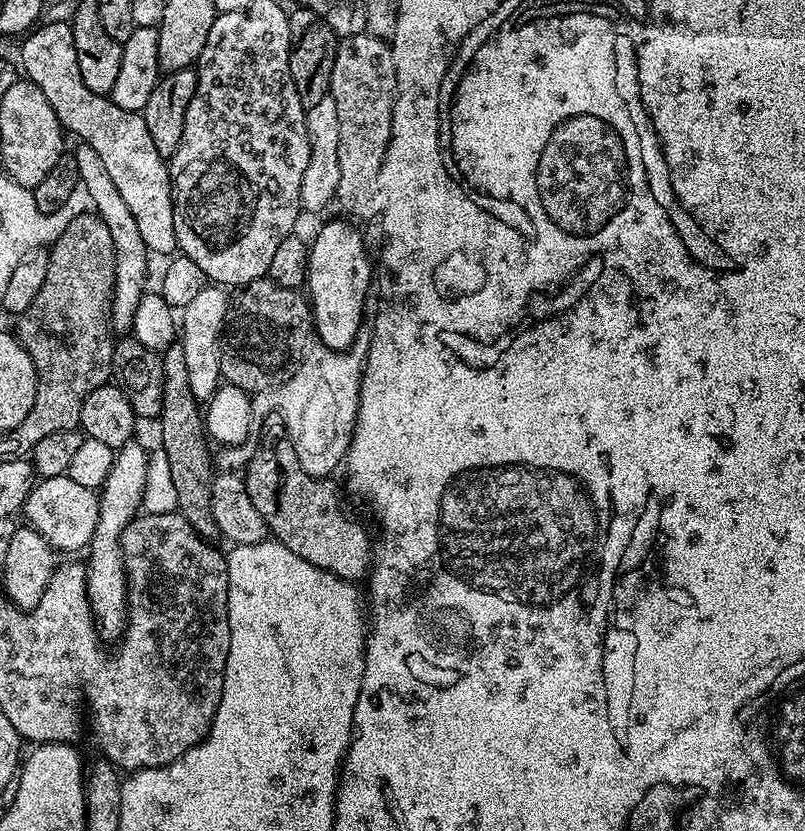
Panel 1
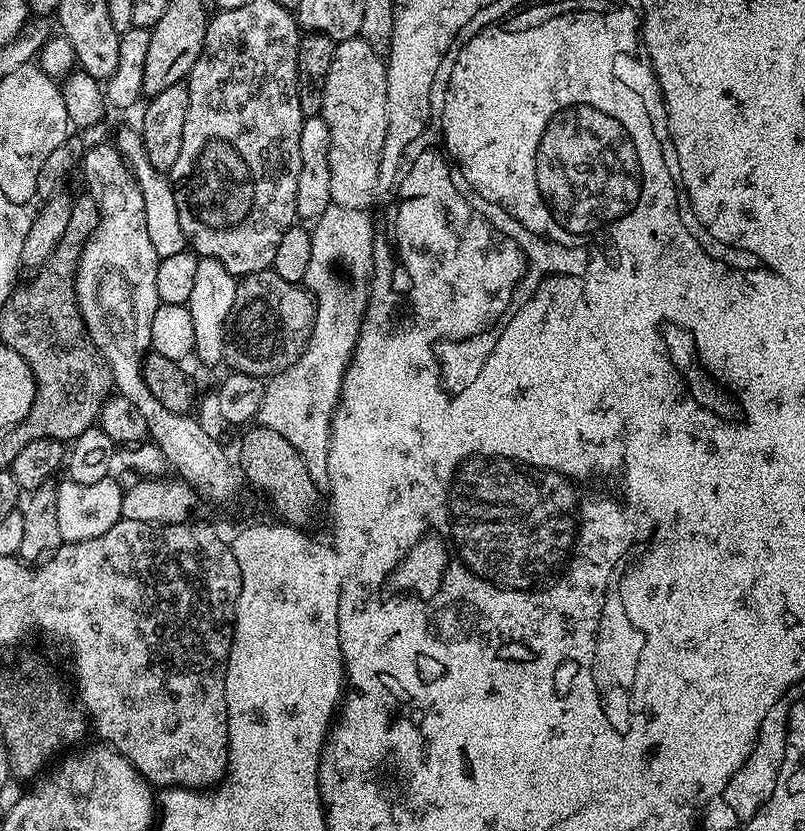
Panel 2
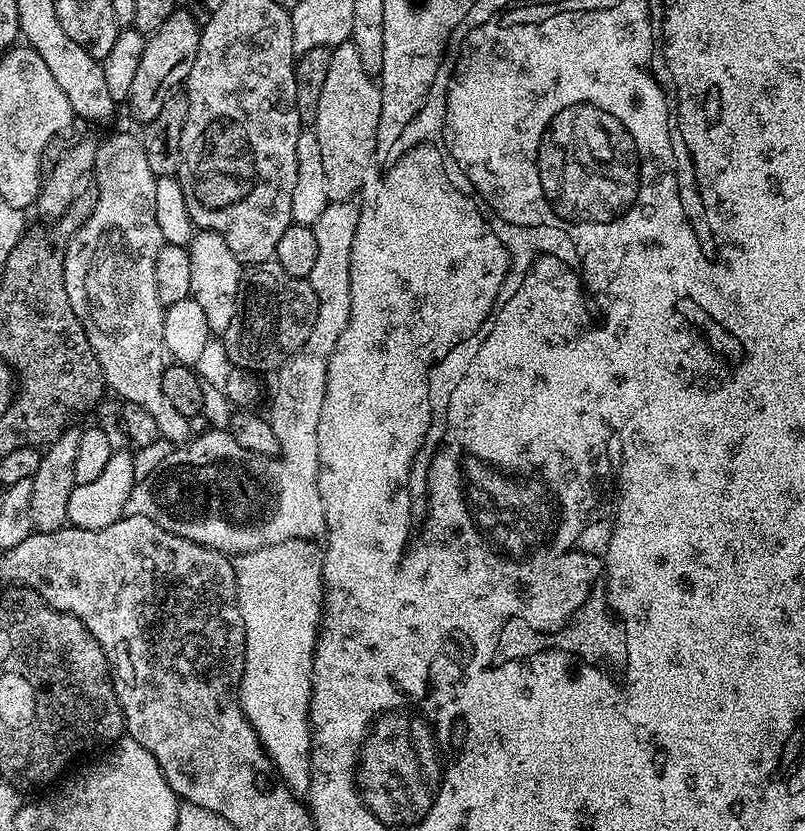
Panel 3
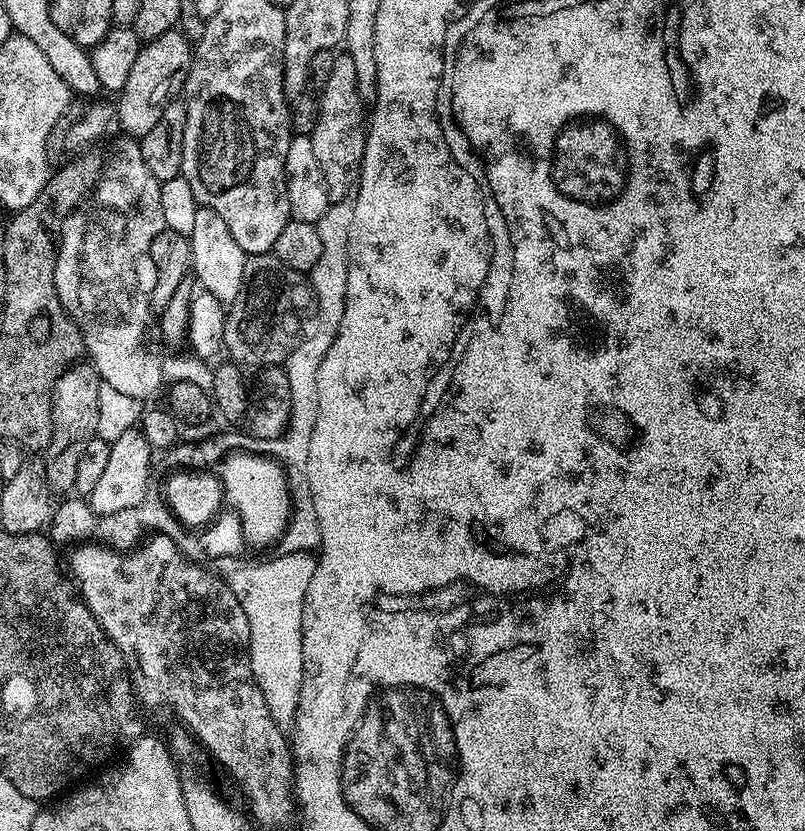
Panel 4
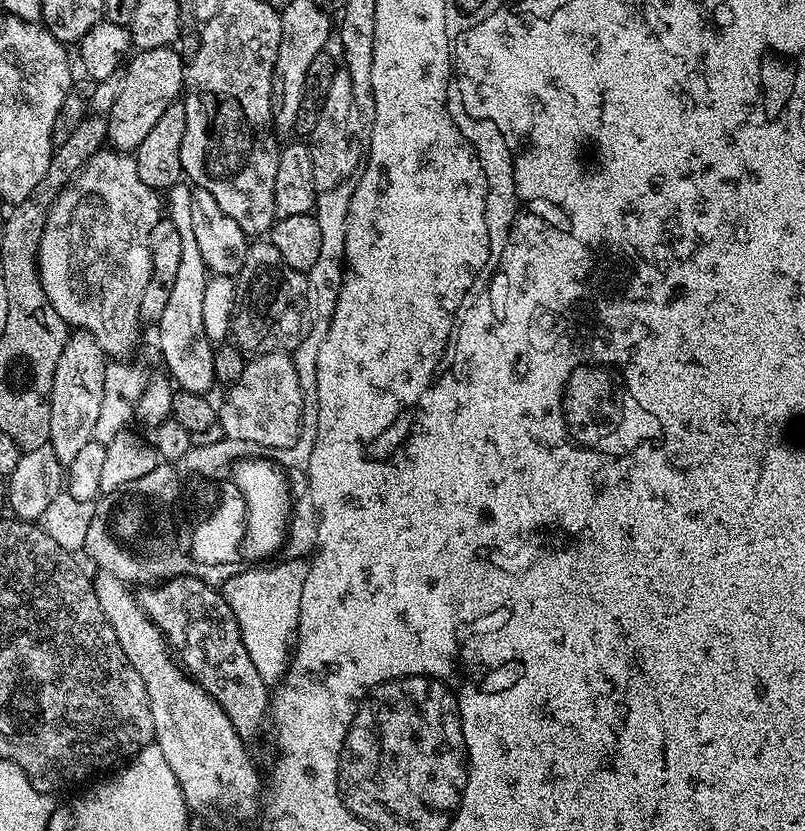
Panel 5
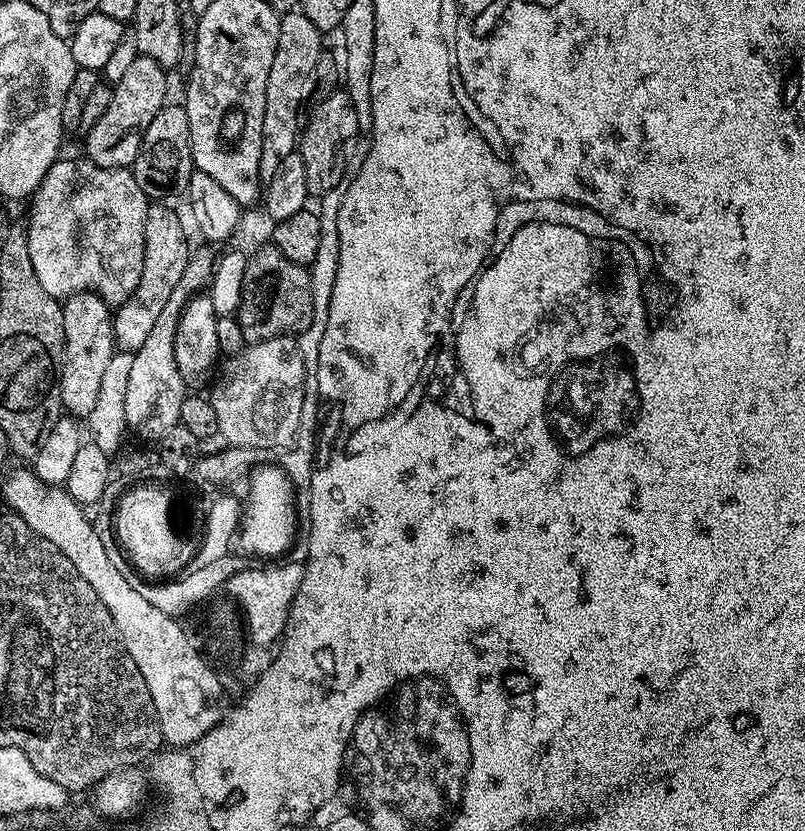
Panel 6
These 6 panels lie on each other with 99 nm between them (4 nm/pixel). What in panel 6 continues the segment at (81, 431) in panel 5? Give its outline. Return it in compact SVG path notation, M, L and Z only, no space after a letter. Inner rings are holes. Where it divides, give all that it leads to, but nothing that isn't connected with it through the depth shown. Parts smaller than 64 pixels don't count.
M94 290L67 297L64 310L64 355L60 361L58 395L65 413L86 418L101 389L102 374L114 353L112 339L113 309Z

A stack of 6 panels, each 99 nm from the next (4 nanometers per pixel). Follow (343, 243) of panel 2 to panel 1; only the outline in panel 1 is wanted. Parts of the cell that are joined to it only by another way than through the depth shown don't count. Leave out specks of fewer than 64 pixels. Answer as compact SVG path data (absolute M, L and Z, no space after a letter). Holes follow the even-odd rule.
M364 326L349 348L309 347L296 373L281 388L273 388L263 397L265 406L280 412L284 419L288 427L287 439L295 446L306 474L328 478L339 464L341 467L345 463L356 429L360 380L364 376L364 360L371 341L372 329Z

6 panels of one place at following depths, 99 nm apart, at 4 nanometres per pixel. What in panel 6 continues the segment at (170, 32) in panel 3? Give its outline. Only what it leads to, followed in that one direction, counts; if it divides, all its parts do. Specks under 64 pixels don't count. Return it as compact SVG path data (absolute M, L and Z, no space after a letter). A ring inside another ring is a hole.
M142 55L134 58L133 64L126 69L126 74L122 74L120 81L112 88L110 106L106 114L102 114L102 118L98 118L98 122L94 122L94 126L87 129L88 141L84 144L85 150L88 151L85 152L87 159L103 168L128 168L136 161L136 155L142 146L142 138L146 134L146 126L154 122L154 114L158 114L158 110L162 110L169 99L168 76L169 73L161 64L154 62L154 58L146 58Z

